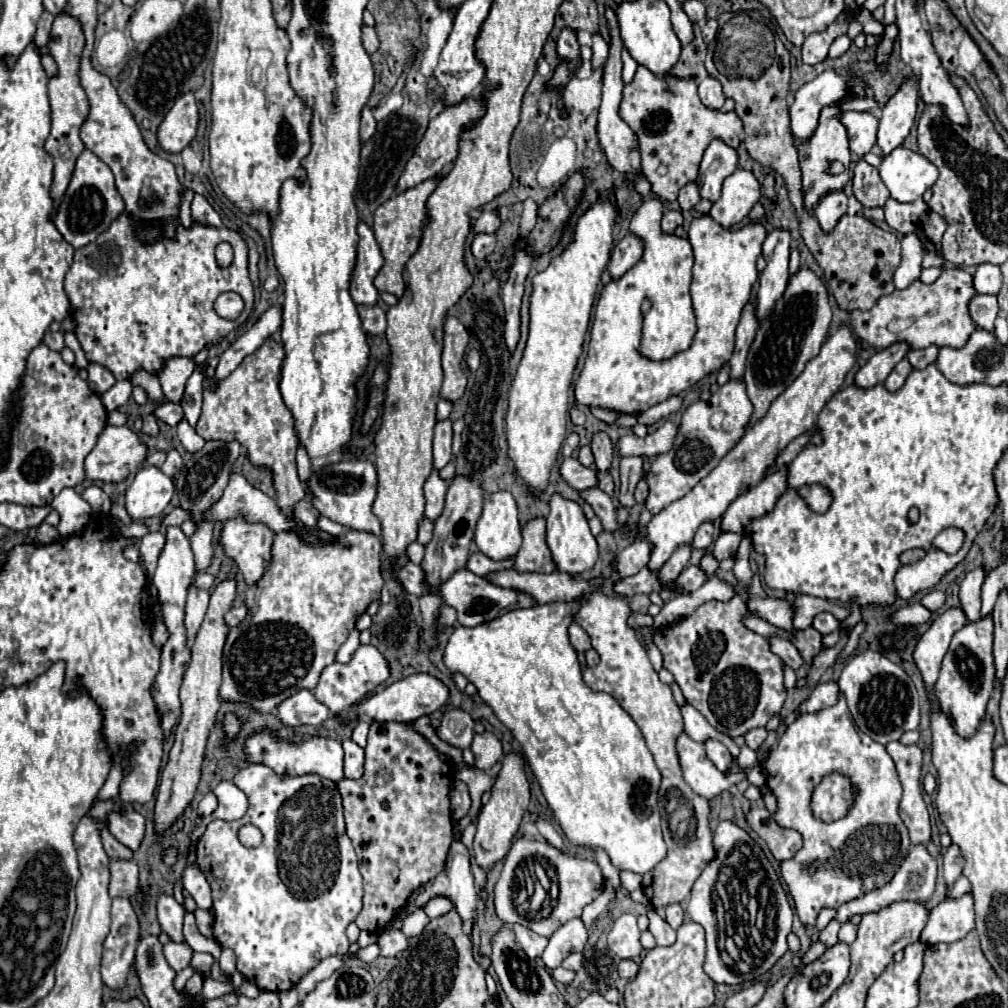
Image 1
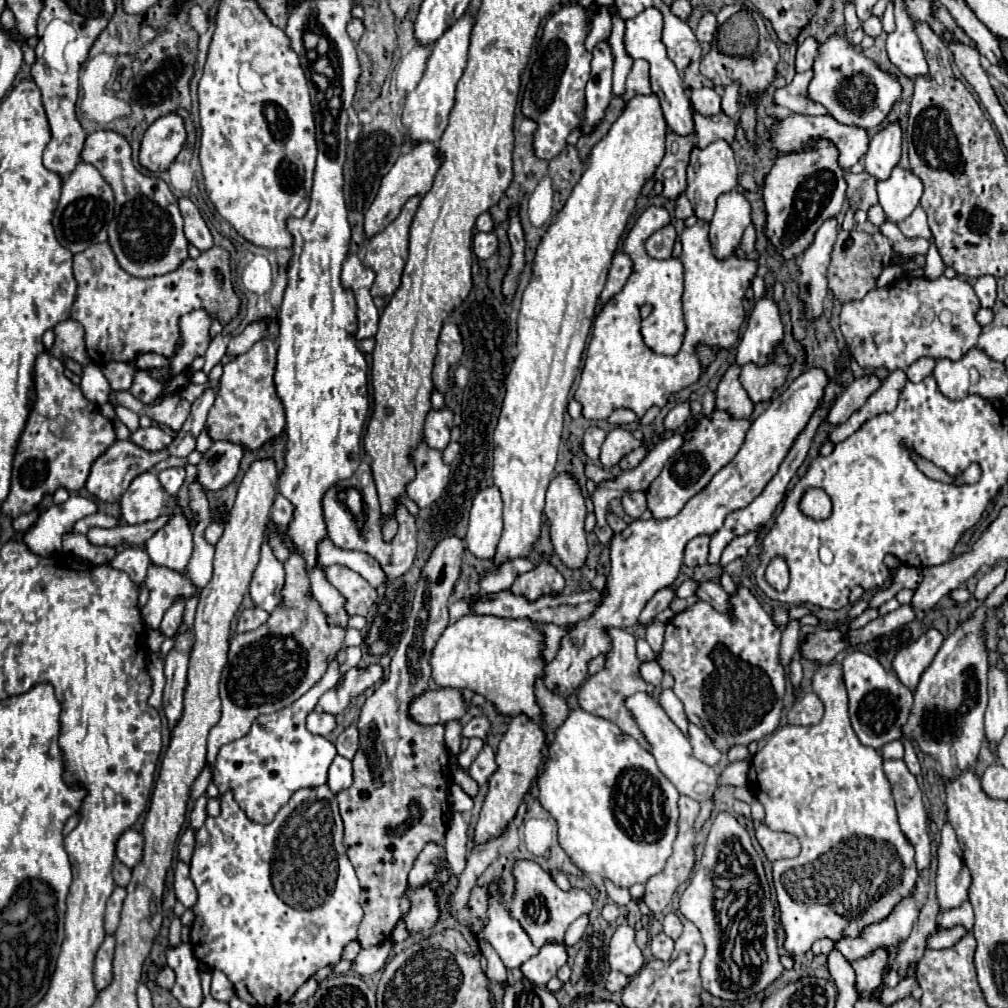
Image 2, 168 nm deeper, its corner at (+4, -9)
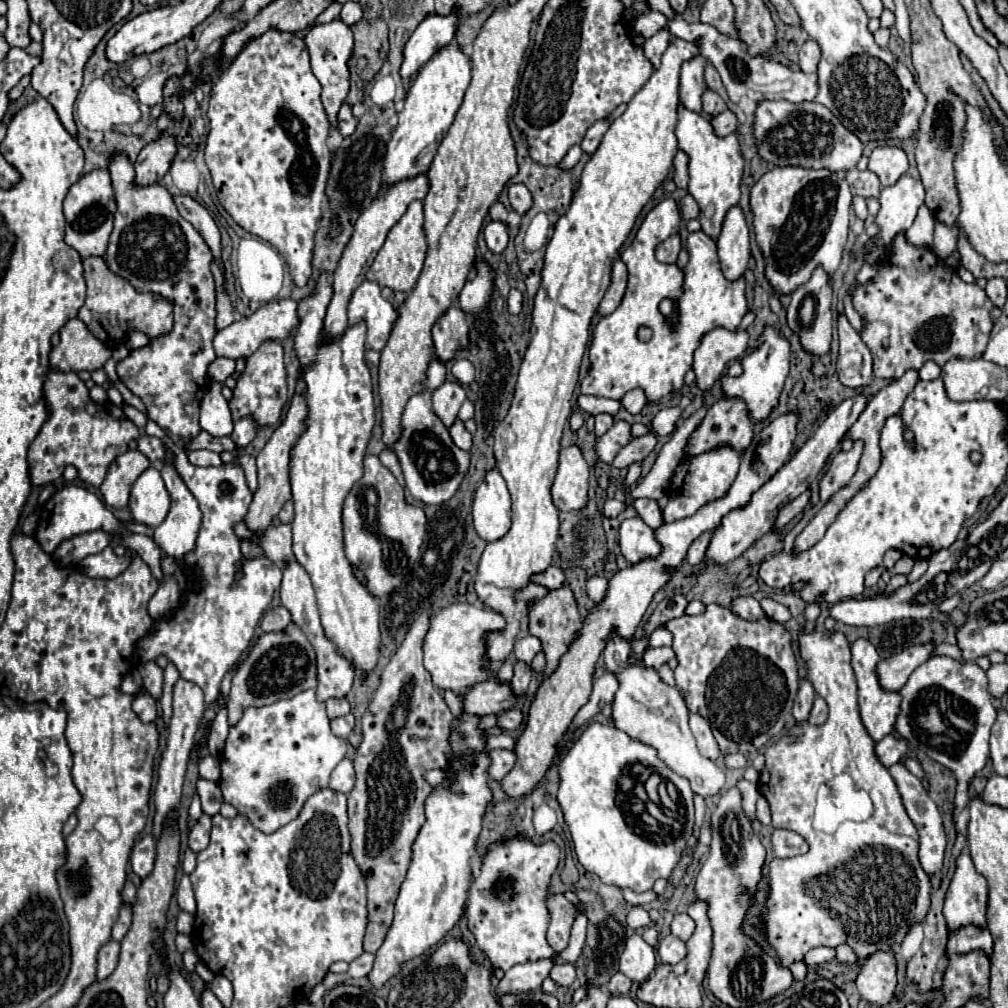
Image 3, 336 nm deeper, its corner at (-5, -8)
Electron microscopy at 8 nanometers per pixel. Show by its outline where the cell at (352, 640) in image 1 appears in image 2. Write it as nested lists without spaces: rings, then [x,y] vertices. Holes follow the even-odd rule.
[[[332,662],[322,680],[314,684],[304,696],[278,712],[258,716],[246,736],[220,748],[214,762],[214,784],[218,786],[220,796],[228,790],[234,792],[234,798],[246,812],[248,820],[256,824],[268,824],[296,790],[326,784],[328,766],[336,756],[336,748],[324,736],[308,732],[306,716],[314,710],[318,698],[336,684],[338,676],[336,662]]]

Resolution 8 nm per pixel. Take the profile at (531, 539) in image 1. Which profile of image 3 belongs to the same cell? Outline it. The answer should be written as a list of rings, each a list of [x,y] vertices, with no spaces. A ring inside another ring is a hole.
[[[569,585],[561,589],[551,589],[545,597],[529,601],[529,635],[535,635],[543,643],[543,651],[547,657],[545,675],[551,675],[559,663],[559,657],[567,651],[575,633],[581,629],[581,615],[577,611],[577,603]]]

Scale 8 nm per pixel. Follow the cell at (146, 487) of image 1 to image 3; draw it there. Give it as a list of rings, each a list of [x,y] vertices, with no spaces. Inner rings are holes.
[[[145,469],[133,483],[129,498],[129,509],[137,523],[157,527],[169,513],[169,493],[165,489],[159,469]]]

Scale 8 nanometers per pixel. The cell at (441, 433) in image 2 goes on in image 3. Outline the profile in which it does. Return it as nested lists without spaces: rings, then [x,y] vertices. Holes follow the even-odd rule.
[[[445,381],[437,391],[433,391],[433,413],[451,427],[457,421],[457,413],[465,401],[465,391],[459,383]]]

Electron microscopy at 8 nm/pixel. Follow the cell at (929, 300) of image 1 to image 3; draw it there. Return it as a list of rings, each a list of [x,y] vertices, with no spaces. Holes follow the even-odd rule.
[[[903,233],[895,237],[893,253],[881,267],[879,275],[869,285],[855,289],[853,305],[865,321],[861,339],[865,341],[865,345],[873,355],[873,375],[883,379],[899,379],[907,369],[921,369],[925,361],[935,361],[937,365],[943,367],[949,359],[955,357],[961,359],[981,357],[993,327],[989,315],[993,303],[989,301],[985,289],[981,289],[975,283],[965,283],[957,275],[957,271],[945,265],[929,247],[909,245]]]

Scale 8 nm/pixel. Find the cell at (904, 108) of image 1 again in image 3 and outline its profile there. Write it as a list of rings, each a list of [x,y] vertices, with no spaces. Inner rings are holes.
[[[877,147],[869,157],[869,171],[877,173],[881,185],[893,185],[907,171],[907,153],[901,147]]]

